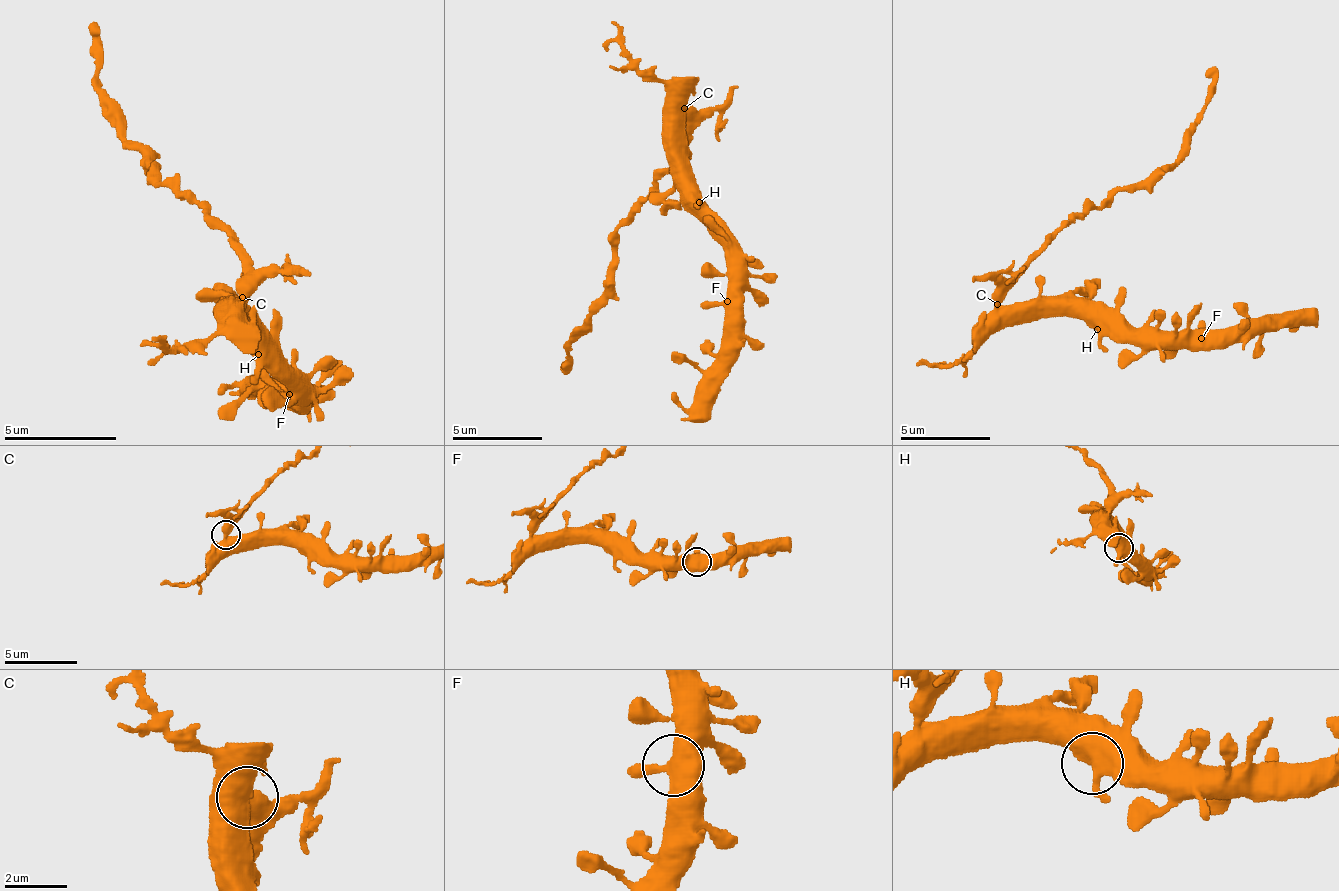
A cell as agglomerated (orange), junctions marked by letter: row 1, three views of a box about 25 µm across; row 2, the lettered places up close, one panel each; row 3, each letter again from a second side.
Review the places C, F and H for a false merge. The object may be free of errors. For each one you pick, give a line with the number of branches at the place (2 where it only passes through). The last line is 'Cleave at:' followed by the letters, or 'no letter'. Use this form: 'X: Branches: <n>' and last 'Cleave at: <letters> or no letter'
C: Branches: 2
Cleave at: C

